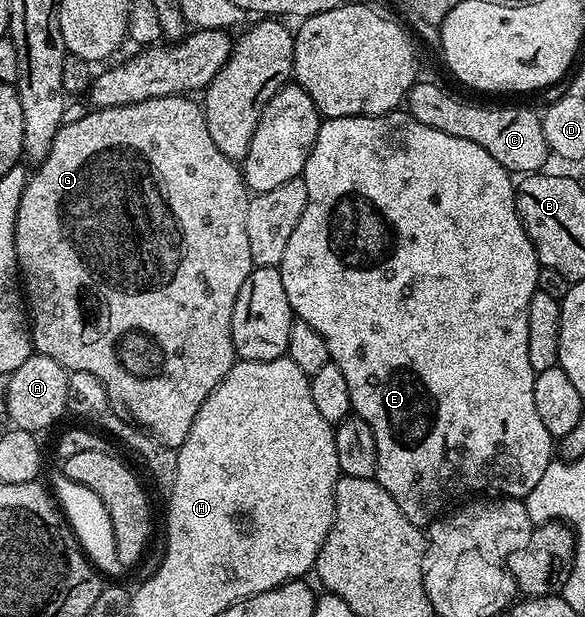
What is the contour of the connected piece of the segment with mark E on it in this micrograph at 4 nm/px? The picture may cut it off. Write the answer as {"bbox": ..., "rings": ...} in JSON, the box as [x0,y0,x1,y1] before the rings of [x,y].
{"bbox":[279,110,555,530],"rings":[[[394,110],[384,116],[344,116],[334,120],[322,119],[319,134],[315,138],[315,146],[307,158],[303,173],[307,186],[307,206],[303,210],[303,218],[299,218],[299,226],[295,226],[295,230],[291,233],[291,239],[287,242],[287,250],[283,250],[283,258],[279,267],[283,278],[283,290],[287,290],[287,302],[291,306],[294,317],[307,322],[307,326],[311,326],[319,334],[323,334],[331,363],[339,366],[339,370],[343,370],[343,379],[347,381],[347,390],[351,394],[351,406],[353,407],[352,415],[363,418],[363,422],[367,422],[367,426],[371,426],[371,434],[375,434],[375,446],[377,447],[375,479],[377,483],[383,486],[383,490],[387,490],[387,494],[391,494],[391,498],[395,498],[395,506],[399,506],[399,510],[403,510],[403,514],[407,514],[407,518],[411,518],[414,526],[425,530],[444,509],[441,507],[448,500],[455,499],[456,496],[496,494],[497,496],[524,498],[527,494],[531,494],[531,490],[535,490],[539,478],[543,478],[543,470],[547,470],[547,466],[555,459],[555,438],[547,430],[547,426],[543,426],[539,414],[535,414],[535,382],[533,381],[535,373],[531,366],[531,358],[527,358],[527,306],[531,306],[531,298],[538,292],[537,269],[539,265],[535,246],[529,235],[523,230],[523,222],[517,213],[514,177],[503,166],[499,166],[499,162],[495,162],[495,158],[491,158],[491,154],[487,154],[487,150],[483,150],[483,146],[475,146],[475,142],[467,142],[467,138],[455,138],[451,134],[443,134],[443,130],[431,130],[431,126],[423,126],[412,116],[408,114],[400,116],[401,114],[400,111]]]}

